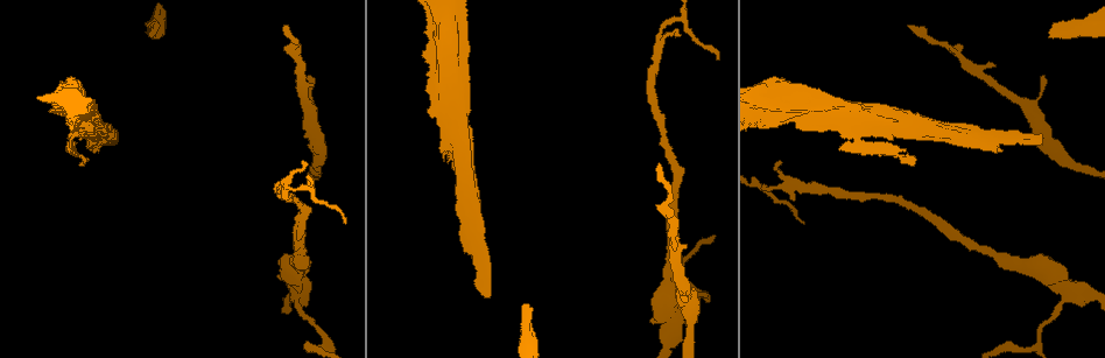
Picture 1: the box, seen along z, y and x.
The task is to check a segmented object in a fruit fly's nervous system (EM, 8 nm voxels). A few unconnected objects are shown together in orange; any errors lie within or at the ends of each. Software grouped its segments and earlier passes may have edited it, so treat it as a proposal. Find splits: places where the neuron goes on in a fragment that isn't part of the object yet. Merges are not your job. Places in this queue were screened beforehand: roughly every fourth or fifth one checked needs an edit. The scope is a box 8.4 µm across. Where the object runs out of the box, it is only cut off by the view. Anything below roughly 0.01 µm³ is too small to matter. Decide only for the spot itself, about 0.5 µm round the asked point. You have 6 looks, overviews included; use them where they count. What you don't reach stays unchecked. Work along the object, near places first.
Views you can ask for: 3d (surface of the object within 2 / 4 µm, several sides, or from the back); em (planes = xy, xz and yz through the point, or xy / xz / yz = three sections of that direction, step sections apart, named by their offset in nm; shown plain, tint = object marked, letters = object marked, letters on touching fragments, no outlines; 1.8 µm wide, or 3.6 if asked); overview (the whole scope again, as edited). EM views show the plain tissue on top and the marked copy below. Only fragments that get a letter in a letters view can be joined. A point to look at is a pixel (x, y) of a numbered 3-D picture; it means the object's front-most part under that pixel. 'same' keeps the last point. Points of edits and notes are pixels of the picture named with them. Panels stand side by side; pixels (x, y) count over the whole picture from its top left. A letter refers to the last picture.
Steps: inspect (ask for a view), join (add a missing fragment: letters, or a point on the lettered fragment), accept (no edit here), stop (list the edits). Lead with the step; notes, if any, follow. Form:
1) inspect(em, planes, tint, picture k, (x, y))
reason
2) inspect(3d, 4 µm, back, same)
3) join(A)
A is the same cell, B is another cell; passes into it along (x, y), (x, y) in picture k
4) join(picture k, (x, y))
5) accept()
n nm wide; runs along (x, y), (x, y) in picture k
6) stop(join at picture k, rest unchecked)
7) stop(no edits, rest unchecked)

inspect(3d, 2 µm, picture 1, (306, 104))
calibre changes

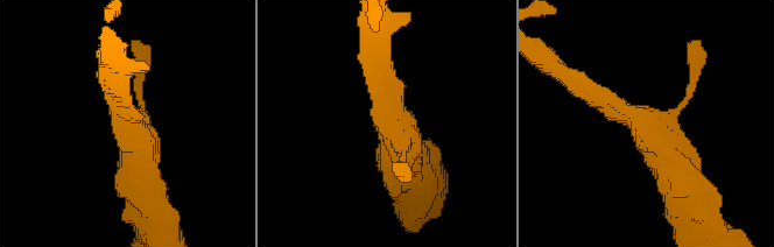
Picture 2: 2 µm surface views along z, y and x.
inspect(em, yz, step 16, tint, picture 2, (637, 124))

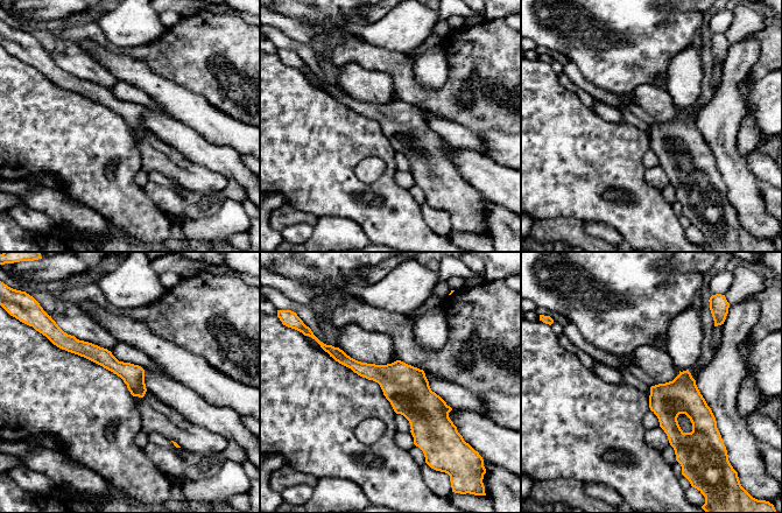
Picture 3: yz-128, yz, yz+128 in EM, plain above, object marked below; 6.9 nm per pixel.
inspect(em, planes, letters, same)

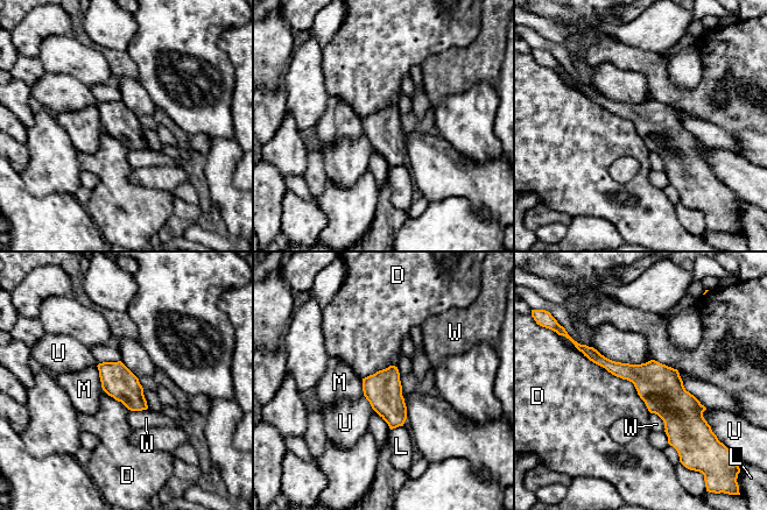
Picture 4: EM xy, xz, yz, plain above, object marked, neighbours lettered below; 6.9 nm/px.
accept()
D touches over 600 nm; D, L, M, U and W are other cells; runs along (584, 348), (634, 373), (681, 441) in picture 4; none of them fits

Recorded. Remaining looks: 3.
inspect(em, xz, step 16, tint, picture 1, (528, 306))
an open end

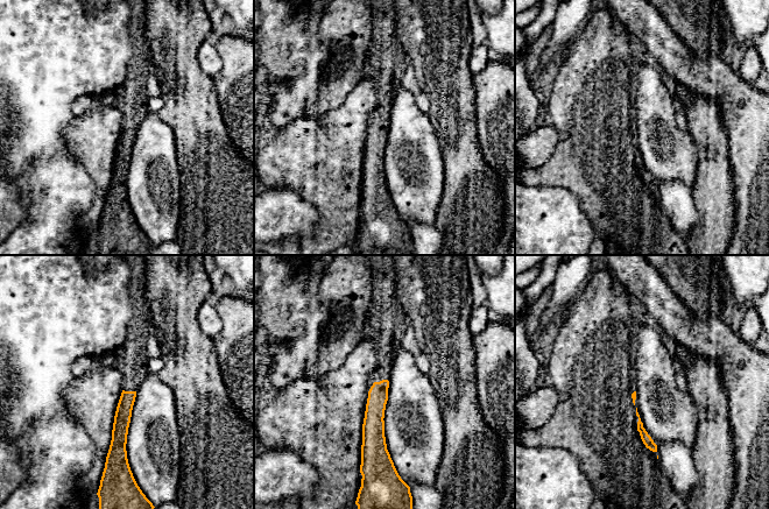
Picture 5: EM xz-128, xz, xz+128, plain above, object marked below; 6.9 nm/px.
inspect(em, planes, letters, same)

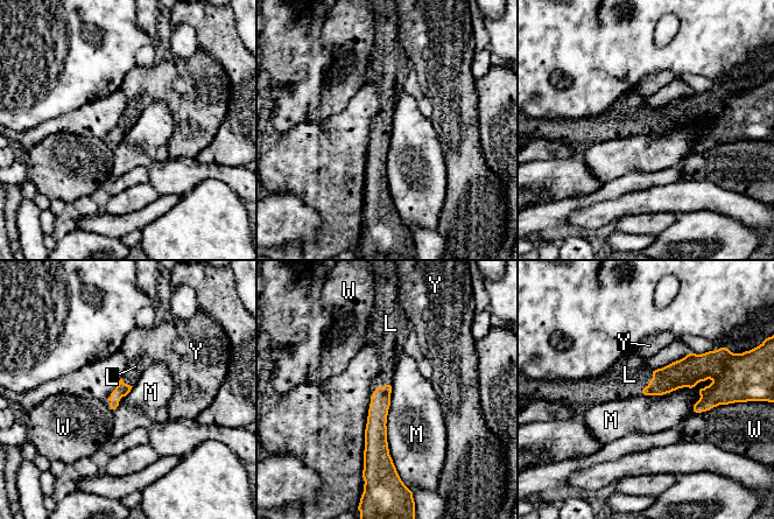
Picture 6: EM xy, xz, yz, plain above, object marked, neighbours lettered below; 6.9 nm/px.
join(L)
L is the same cell, M, W and Y are other cells; passes into it along (685, 372), (651, 380), (630, 374) in picture 6; the neuron continues

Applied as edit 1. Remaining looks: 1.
stop(join at picture 6, rest unchecked)

